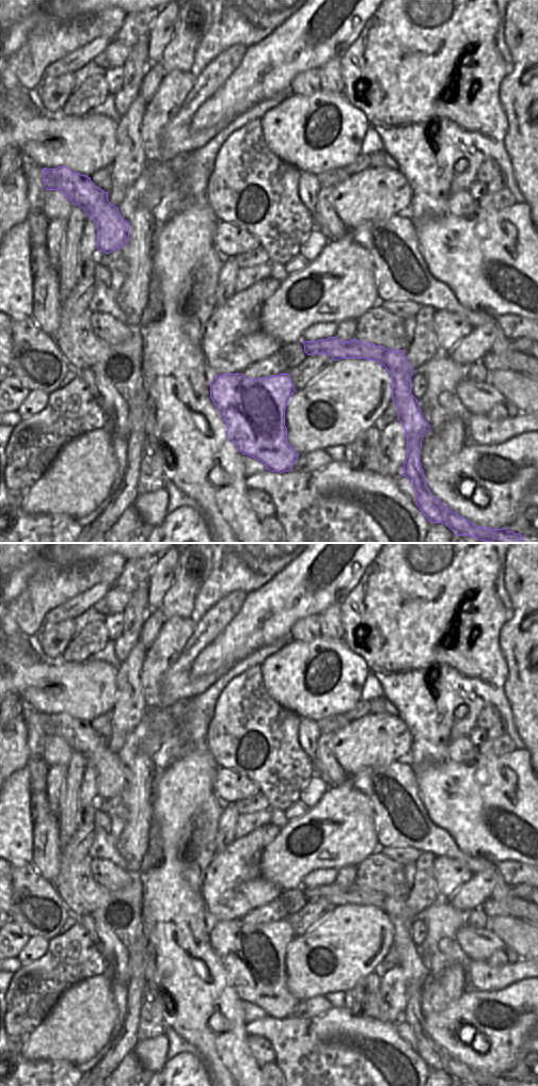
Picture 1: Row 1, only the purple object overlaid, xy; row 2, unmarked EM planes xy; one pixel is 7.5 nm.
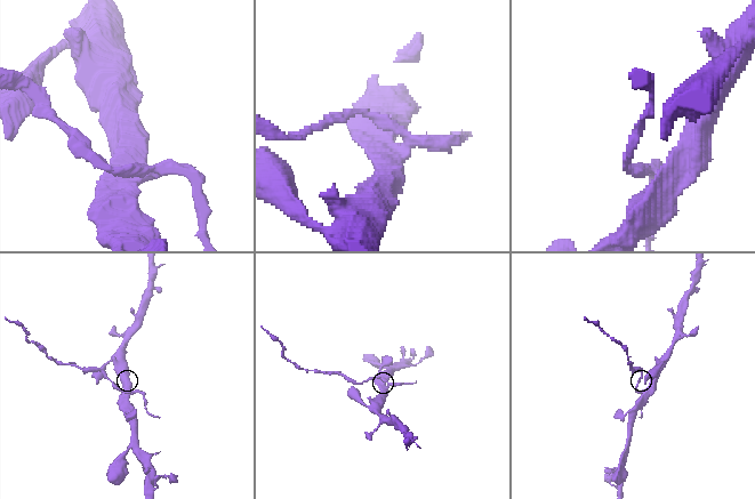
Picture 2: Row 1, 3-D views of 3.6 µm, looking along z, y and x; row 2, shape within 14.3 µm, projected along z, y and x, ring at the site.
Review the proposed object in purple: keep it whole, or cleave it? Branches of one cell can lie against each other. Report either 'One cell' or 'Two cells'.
Two cells

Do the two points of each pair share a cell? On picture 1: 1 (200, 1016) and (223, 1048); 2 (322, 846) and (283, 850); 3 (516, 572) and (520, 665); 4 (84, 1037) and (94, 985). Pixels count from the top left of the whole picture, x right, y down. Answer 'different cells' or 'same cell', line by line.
1: same cell
2: same cell
3: same cell
4: same cell

